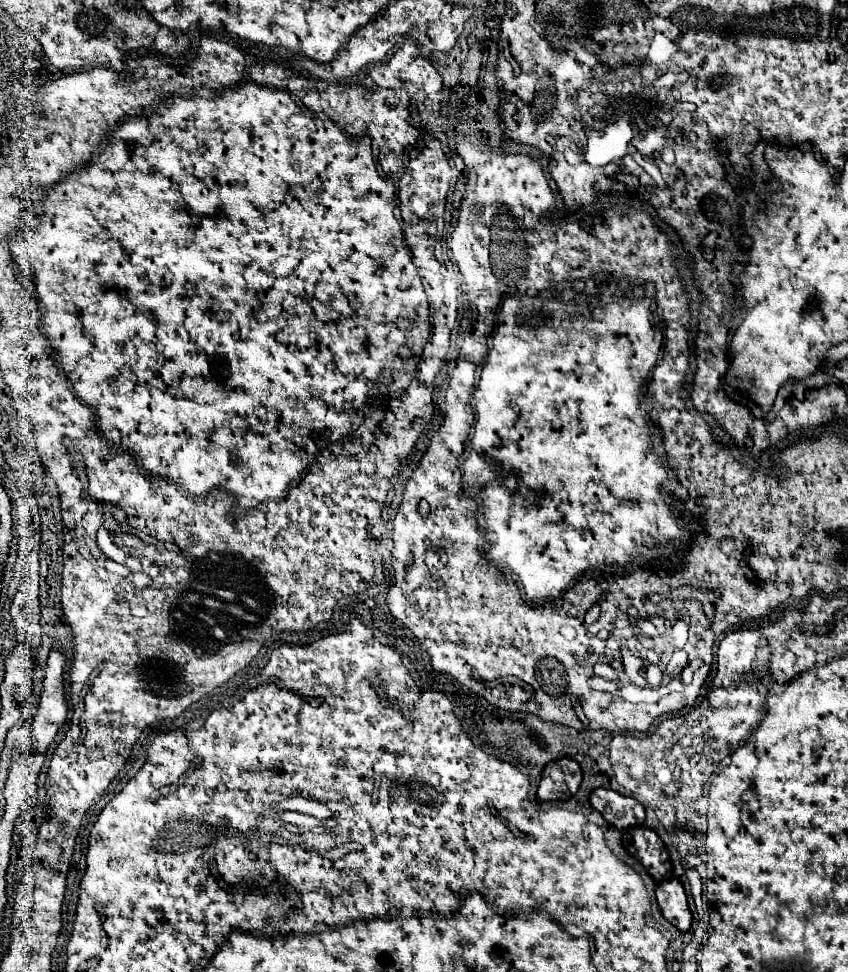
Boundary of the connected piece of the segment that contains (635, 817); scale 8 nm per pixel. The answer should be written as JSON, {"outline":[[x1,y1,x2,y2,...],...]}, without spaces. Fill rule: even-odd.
{"outline":[[597,788,597,790,593,790,589,802,617,830,625,830,625,828,631,828,631,826,641,826,645,822,643,806,635,798,621,796,613,790]]}

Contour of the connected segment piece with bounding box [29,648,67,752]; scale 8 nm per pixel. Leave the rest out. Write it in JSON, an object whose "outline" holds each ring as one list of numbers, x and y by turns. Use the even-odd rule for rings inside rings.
{"outline":[[53,648,49,654,49,660,47,660,47,672,45,672,45,680,43,680,39,708,37,708,37,714,33,716,33,728,39,730,39,736,29,742,29,748,33,752,37,752,39,748,45,752,47,746,55,740,61,726,65,726,65,722,67,722,63,668,65,668,65,654,57,648]]}

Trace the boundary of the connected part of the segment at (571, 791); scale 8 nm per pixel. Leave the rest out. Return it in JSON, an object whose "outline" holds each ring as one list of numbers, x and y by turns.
{"outline":[[561,758,545,766,539,782,537,798,539,802,569,800,571,796,575,796,579,784,581,784,579,764,573,758]]}

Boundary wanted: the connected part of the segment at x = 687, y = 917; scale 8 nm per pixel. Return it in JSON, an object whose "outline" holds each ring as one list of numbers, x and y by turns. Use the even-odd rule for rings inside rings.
{"outline":[[669,878,669,880,663,880,657,890,655,890,655,896,657,896,657,904,663,912,663,916,681,932,687,932,691,928,691,922,693,922,693,916,691,916,691,910,689,910,689,904,687,904,687,896,685,896,685,890,683,890,683,884,679,878]]}

